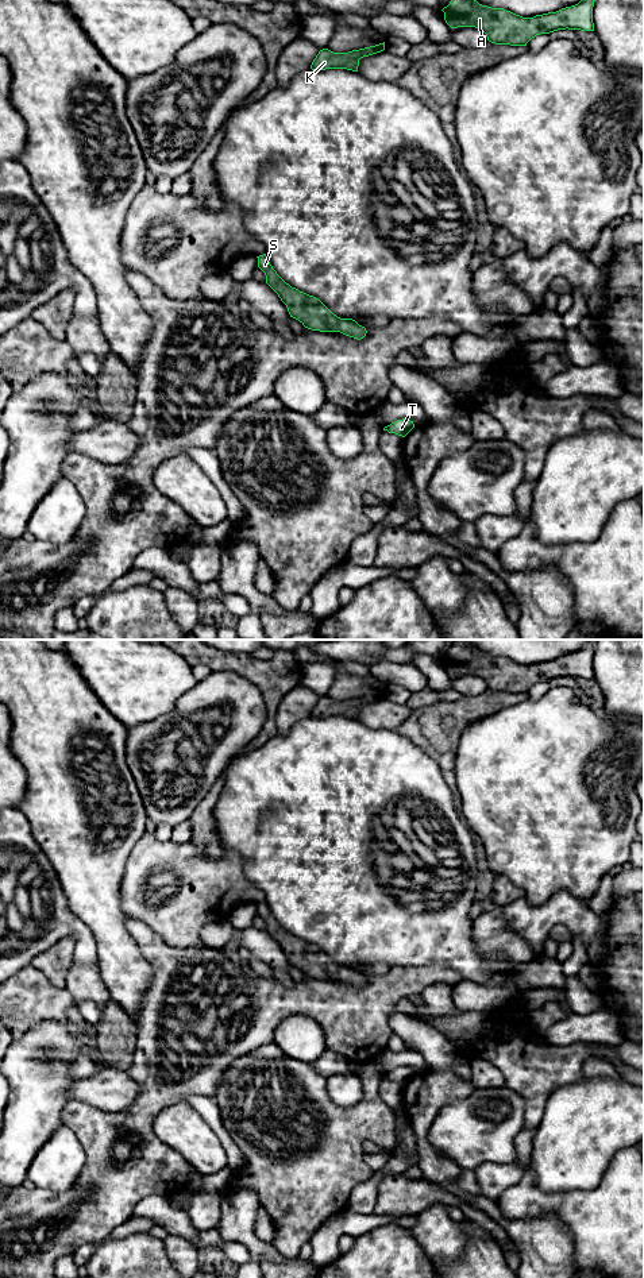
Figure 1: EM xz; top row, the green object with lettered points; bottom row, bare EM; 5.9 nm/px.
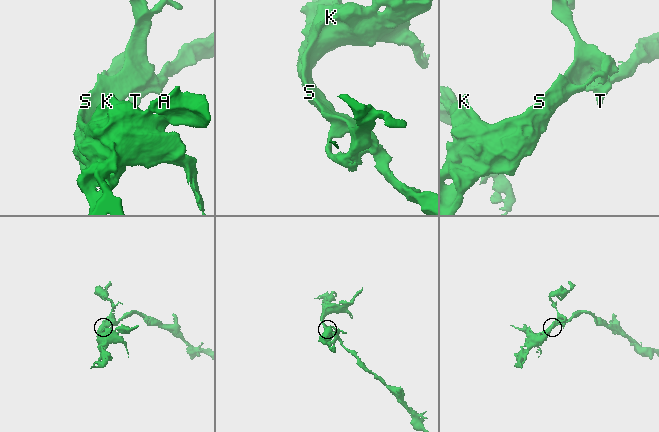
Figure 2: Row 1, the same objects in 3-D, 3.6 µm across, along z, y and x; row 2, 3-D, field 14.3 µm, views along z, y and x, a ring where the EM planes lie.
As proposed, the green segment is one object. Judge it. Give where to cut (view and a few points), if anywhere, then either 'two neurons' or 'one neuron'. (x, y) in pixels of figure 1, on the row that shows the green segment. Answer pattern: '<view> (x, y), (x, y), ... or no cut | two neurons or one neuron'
no cut | one neuron

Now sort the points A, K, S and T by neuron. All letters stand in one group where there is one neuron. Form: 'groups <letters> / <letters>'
groups A K S T

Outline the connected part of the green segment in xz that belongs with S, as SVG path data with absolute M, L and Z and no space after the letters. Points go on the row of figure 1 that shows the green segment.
M266 254L257 258L258 267L266 275L266 283L286 305L290 317L298 320L305 328L320 332L340 332L358 340L366 336L366 328L355 320L338 317L319 298L286 283L273 269Z

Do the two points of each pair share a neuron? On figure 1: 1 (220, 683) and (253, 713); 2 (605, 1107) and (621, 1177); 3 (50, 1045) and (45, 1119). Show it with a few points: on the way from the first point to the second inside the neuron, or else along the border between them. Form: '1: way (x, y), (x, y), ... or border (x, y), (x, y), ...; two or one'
1: way (228, 691), (245, 707); one
2: border (629, 1146), (614, 1155), (601, 1181); two
3: way (43, 1064), (43, 1100); one

